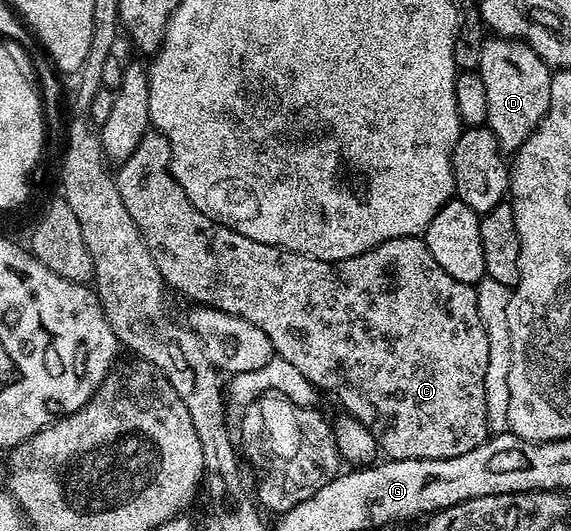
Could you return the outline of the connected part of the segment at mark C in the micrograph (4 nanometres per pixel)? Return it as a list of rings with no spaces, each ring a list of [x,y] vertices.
[[[155,132],[145,134],[144,139],[138,144],[138,148],[134,148],[134,152],[130,152],[127,160],[119,163],[118,169],[115,171],[114,177],[116,180],[116,187],[118,188],[118,196],[122,196],[122,204],[126,204],[126,212],[130,212],[130,220],[134,220],[134,224],[138,224],[138,232],[142,236],[142,240],[146,244],[146,248],[150,248],[150,256],[154,256],[154,264],[158,264],[158,272],[164,277],[165,283],[169,287],[172,286],[180,294],[185,294],[189,298],[189,303],[199,304],[201,306],[212,306],[215,310],[221,310],[227,314],[236,314],[242,320],[250,320],[250,324],[254,324],[258,328],[262,328],[262,332],[266,332],[266,336],[270,336],[270,344],[273,351],[282,360],[290,360],[290,364],[294,364],[294,368],[298,368],[298,372],[302,372],[302,376],[306,376],[306,380],[310,380],[316,385],[317,390],[323,392],[325,395],[333,394],[342,405],[345,406],[347,413],[351,417],[356,418],[367,428],[376,441],[377,447],[381,451],[388,453],[385,454],[389,459],[397,458],[398,460],[446,460],[454,456],[462,456],[462,452],[474,452],[474,448],[478,448],[478,444],[488,441],[490,431],[488,429],[488,413],[486,412],[486,364],[490,360],[490,340],[486,336],[486,328],[482,324],[482,316],[478,312],[478,300],[476,299],[475,285],[467,282],[459,282],[454,280],[454,276],[450,276],[450,272],[442,272],[442,268],[438,265],[438,260],[434,260],[434,256],[430,256],[430,248],[426,248],[423,237],[417,236],[414,238],[395,238],[394,240],[386,240],[382,244],[378,244],[374,248],[370,248],[366,252],[362,252],[353,258],[347,258],[341,262],[323,262],[317,258],[311,258],[305,254],[299,254],[293,250],[283,250],[281,246],[271,246],[270,244],[262,244],[258,240],[250,240],[246,236],[242,236],[238,232],[234,232],[230,228],[226,228],[222,224],[218,224],[214,220],[210,220],[210,216],[206,216],[202,212],[198,212],[198,208],[194,208],[194,204],[190,204],[190,200],[186,196],[186,192],[182,188],[182,184],[178,184],[178,180],[174,180],[171,170],[168,165],[170,164],[170,144],[162,135]]]

